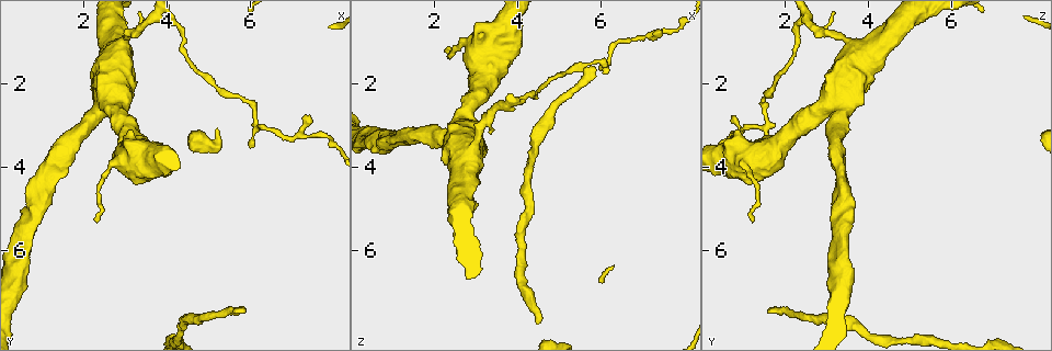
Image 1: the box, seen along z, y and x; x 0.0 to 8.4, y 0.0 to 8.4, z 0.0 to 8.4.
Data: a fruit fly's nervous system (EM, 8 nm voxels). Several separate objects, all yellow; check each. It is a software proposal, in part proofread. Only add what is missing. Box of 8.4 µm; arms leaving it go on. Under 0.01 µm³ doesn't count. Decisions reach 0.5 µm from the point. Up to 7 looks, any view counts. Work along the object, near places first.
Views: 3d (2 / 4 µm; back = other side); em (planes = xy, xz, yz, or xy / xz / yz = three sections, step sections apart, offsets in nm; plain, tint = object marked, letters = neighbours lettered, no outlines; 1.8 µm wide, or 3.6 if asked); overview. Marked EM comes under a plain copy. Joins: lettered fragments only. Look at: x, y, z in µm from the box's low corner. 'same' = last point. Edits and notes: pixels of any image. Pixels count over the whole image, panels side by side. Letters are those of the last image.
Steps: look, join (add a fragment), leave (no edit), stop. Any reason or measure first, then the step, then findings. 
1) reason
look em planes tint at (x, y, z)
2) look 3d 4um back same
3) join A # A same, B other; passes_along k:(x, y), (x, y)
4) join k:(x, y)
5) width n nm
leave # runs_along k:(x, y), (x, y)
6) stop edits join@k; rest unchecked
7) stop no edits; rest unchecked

abrupt turn
look em 3.6um yz step 8 tint at (2.45, 2.60, 3.40)

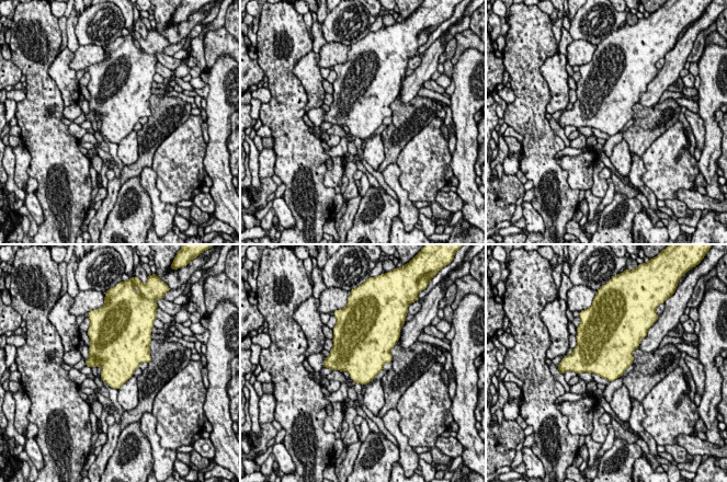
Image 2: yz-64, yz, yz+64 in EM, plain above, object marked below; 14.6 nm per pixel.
look em 3.6um planes tint same

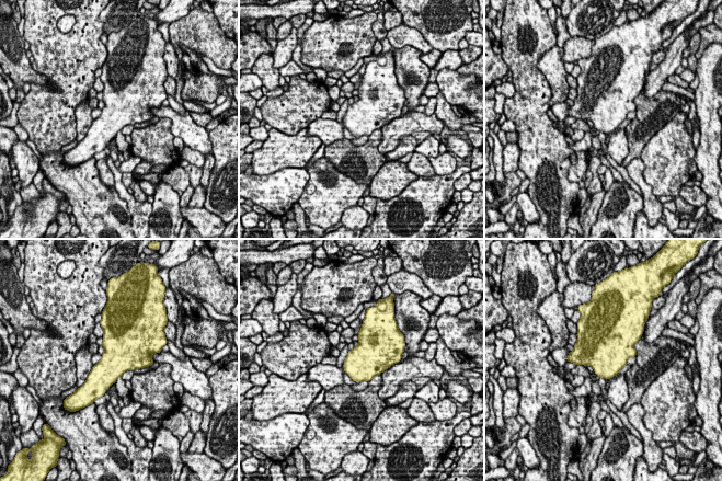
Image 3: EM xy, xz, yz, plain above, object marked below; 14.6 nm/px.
look em 3.6um planes letters same

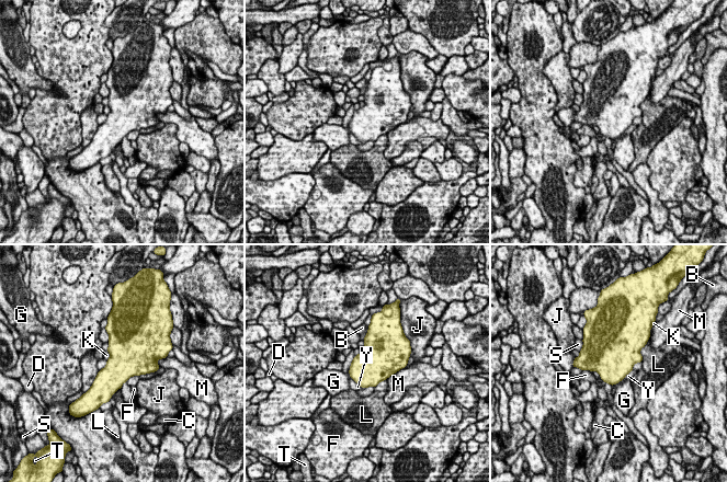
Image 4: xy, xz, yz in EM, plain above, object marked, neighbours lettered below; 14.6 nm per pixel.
longest_contact Y 500 nm
leave # B other, C other, D other, F other, G other, J other, K other, L other, M other, S other, T other, Y other; border 4:(354, 355), (349, 375), (364, 388); none of them fits

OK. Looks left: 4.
tapers out
look em xy step 4 letters at (2.30, 5.35, 1.25)

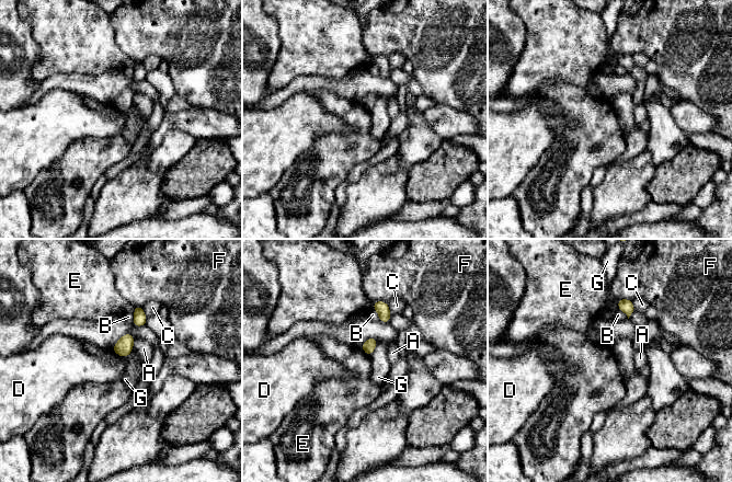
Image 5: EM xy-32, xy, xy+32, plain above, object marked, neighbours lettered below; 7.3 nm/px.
cut it another way
look em planes letters same

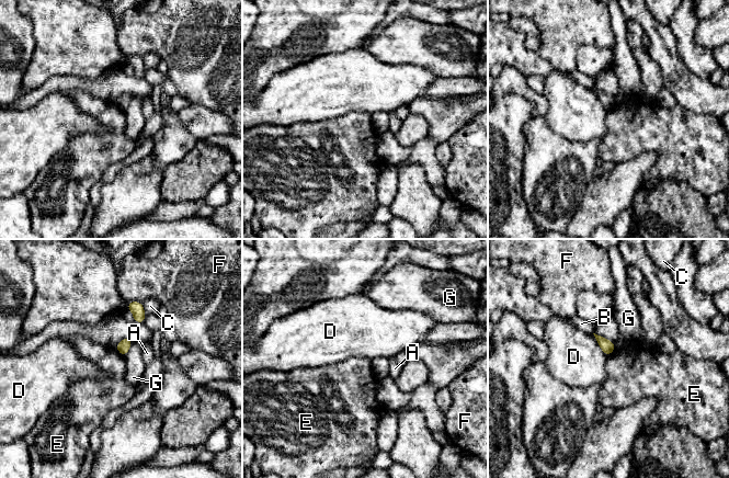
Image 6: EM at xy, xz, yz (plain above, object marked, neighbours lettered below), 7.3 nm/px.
width 90 nm
leave # A other, B other, C other, D other, E other, F other, G other; border 6:(115, 348), (123, 356); none of them fits

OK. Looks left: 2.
sharp bend
look 3d 4um at (6.15, 3.00, 1.55)

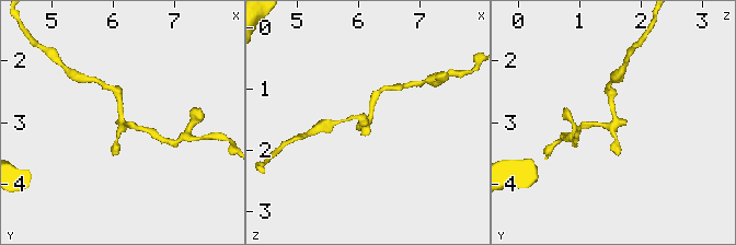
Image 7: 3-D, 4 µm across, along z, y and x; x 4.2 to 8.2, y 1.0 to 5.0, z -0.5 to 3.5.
need the tissue
look em 3.6um xz step 4 letters at (6.10, 3.00, 1.55)

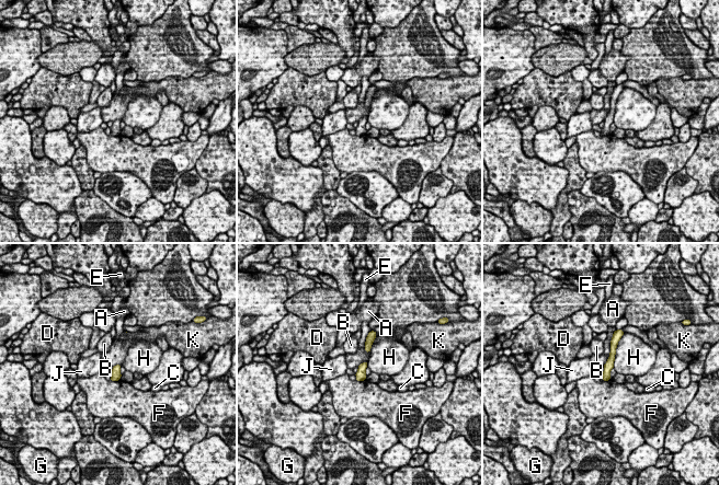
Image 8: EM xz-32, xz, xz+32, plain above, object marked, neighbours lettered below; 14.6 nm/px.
width 140 nm; longest_contact H 550 nm
leave # A other, B other, C other, D other, E other, F other, G other, H other, J other, K other; none of them fits

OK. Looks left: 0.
stop no edits; rest unchecked

